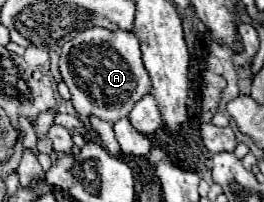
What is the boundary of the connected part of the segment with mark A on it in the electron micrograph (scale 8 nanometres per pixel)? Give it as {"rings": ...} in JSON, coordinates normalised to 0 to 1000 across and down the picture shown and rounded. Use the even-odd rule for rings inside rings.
{"rings":[[[352,129],[299,158],[254,218],[239,218],[231,277],[223,277],[223,337],[231,337],[239,406],[269,446],[269,505],[284,545],[307,564],[307,584],[375,574],[383,594],[428,614],[443,604],[443,584],[473,584],[504,535],[504,505],[519,505],[519,485],[542,485],[572,446],[564,366],[534,307],[527,198],[511,188],[504,158],[473,158],[473,149],[405,149],[405,139]]]}

